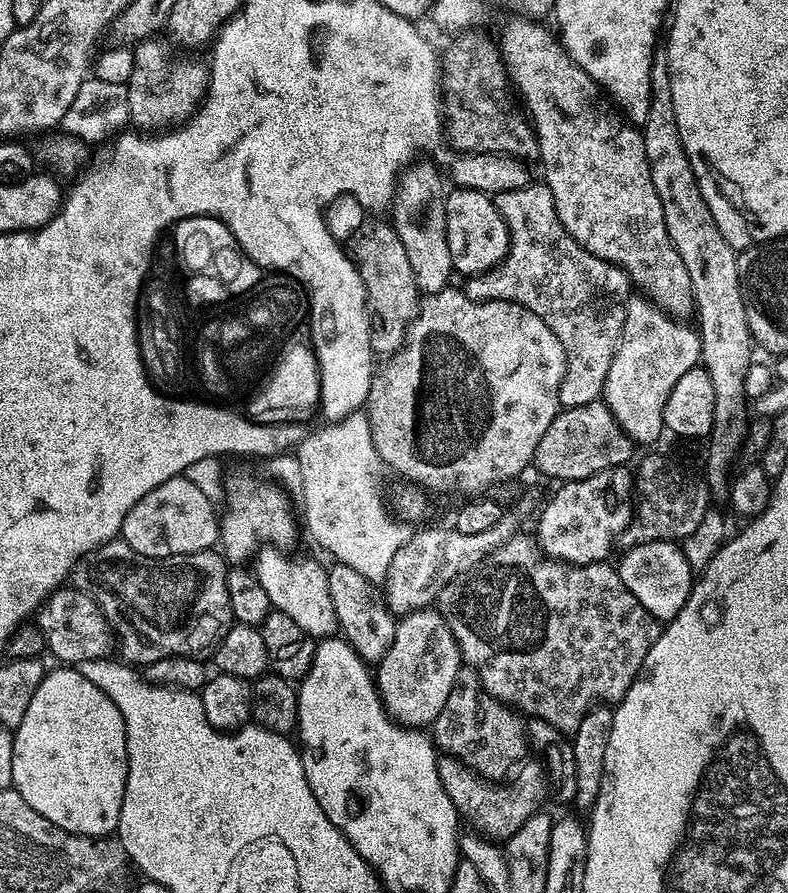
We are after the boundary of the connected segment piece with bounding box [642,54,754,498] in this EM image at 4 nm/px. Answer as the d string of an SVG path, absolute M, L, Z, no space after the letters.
M656 54L652 58L650 114L646 114L642 135L650 178L654 178L654 190L658 190L658 198L662 202L662 214L666 218L670 242L674 242L674 250L678 250L682 262L686 262L686 271L690 274L690 286L696 303L694 320L700 334L702 367L710 374L710 382L714 382L716 403L716 425L710 437L712 445L708 448L706 479L711 495L724 498L730 487L732 459L737 459L746 433L745 421L740 419L744 416L746 403L744 378L747 368L754 363L754 341L738 282L738 252L730 246L730 242L726 242L726 238L722 238L722 230L718 230L718 222L714 222L714 214L710 214L710 206L706 206L706 198L702 198L702 190L690 166L690 158L686 158L686 150L678 134L678 114L674 114L674 93L670 90L668 58L664 54Z

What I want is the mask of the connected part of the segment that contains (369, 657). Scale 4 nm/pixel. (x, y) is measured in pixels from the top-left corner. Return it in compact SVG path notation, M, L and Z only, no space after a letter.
M339 562L333 563L328 568L328 581L330 582L330 602L334 602L334 614L339 631L343 639L347 640L356 652L369 665L379 664L380 659L390 650L390 642L394 642L394 630L397 617L388 609L388 602L383 595L372 592L360 592L357 596L348 596L344 600L344 584L363 585L365 580L354 566Z

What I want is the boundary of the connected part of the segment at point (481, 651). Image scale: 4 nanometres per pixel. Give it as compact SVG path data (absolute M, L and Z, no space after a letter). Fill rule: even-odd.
M517 534L482 558L473 568L467 568L465 572L455 576L449 584L444 585L438 593L438 610L442 618L446 618L446 626L450 626L450 634L454 634L458 642L461 661L476 671L476 677L480 679L482 686L491 696L498 698L503 704L511 704L525 717L537 716L550 722L550 726L554 726L562 734L571 734L578 730L578 722L582 722L588 709L597 702L612 706L621 700L626 690L630 690L630 686L636 681L650 646L660 637L661 621L655 620L644 609L642 602L638 602L638 598L634 598L630 590L626 590L619 571L613 565L611 568L610 565L611 563L608 562L561 564L560 561L546 556L531 535Z

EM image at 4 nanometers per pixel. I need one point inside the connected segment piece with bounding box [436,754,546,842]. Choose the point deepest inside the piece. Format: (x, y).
(496, 809)

